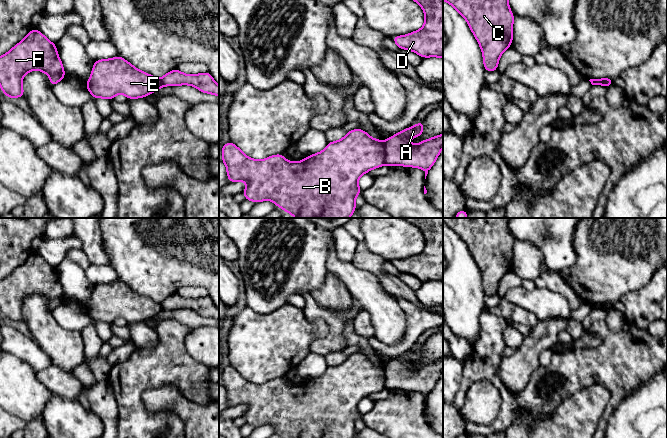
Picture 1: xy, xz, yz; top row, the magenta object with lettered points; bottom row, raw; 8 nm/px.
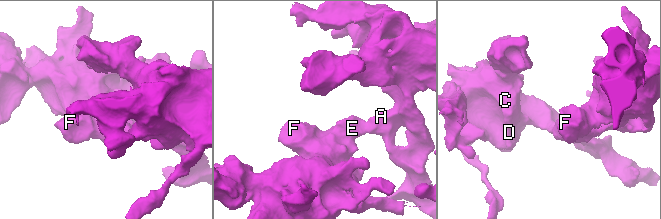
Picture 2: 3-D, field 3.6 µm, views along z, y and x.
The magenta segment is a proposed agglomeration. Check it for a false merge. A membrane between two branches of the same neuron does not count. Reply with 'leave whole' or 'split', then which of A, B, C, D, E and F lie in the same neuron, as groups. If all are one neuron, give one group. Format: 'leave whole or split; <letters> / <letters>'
split; A C D / B E F

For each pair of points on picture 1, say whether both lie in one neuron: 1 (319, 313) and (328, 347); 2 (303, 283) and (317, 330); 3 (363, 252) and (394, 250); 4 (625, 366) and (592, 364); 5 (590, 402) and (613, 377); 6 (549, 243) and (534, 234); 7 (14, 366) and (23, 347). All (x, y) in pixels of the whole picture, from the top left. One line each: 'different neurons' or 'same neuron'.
1: same neuron
2: different neurons
3: different neurons
4: same neuron
5: different neurons
6: same neuron
7: different neurons

